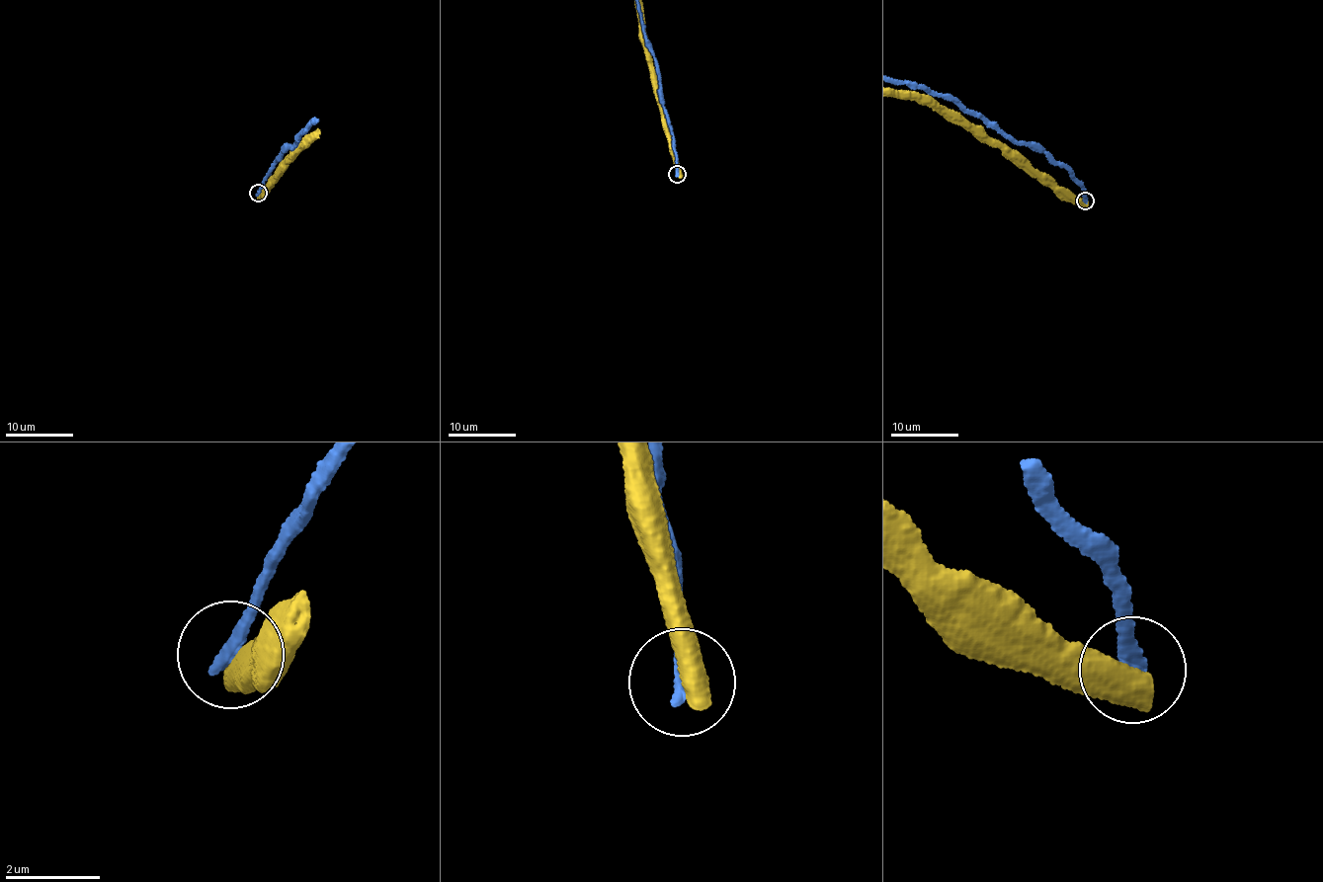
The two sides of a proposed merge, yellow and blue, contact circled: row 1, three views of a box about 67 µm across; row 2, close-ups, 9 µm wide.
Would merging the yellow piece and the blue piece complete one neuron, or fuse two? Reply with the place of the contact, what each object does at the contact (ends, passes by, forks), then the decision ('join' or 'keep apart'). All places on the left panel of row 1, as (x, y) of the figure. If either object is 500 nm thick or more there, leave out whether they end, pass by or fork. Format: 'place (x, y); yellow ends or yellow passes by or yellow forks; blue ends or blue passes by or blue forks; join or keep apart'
place (258, 193); keep apart

